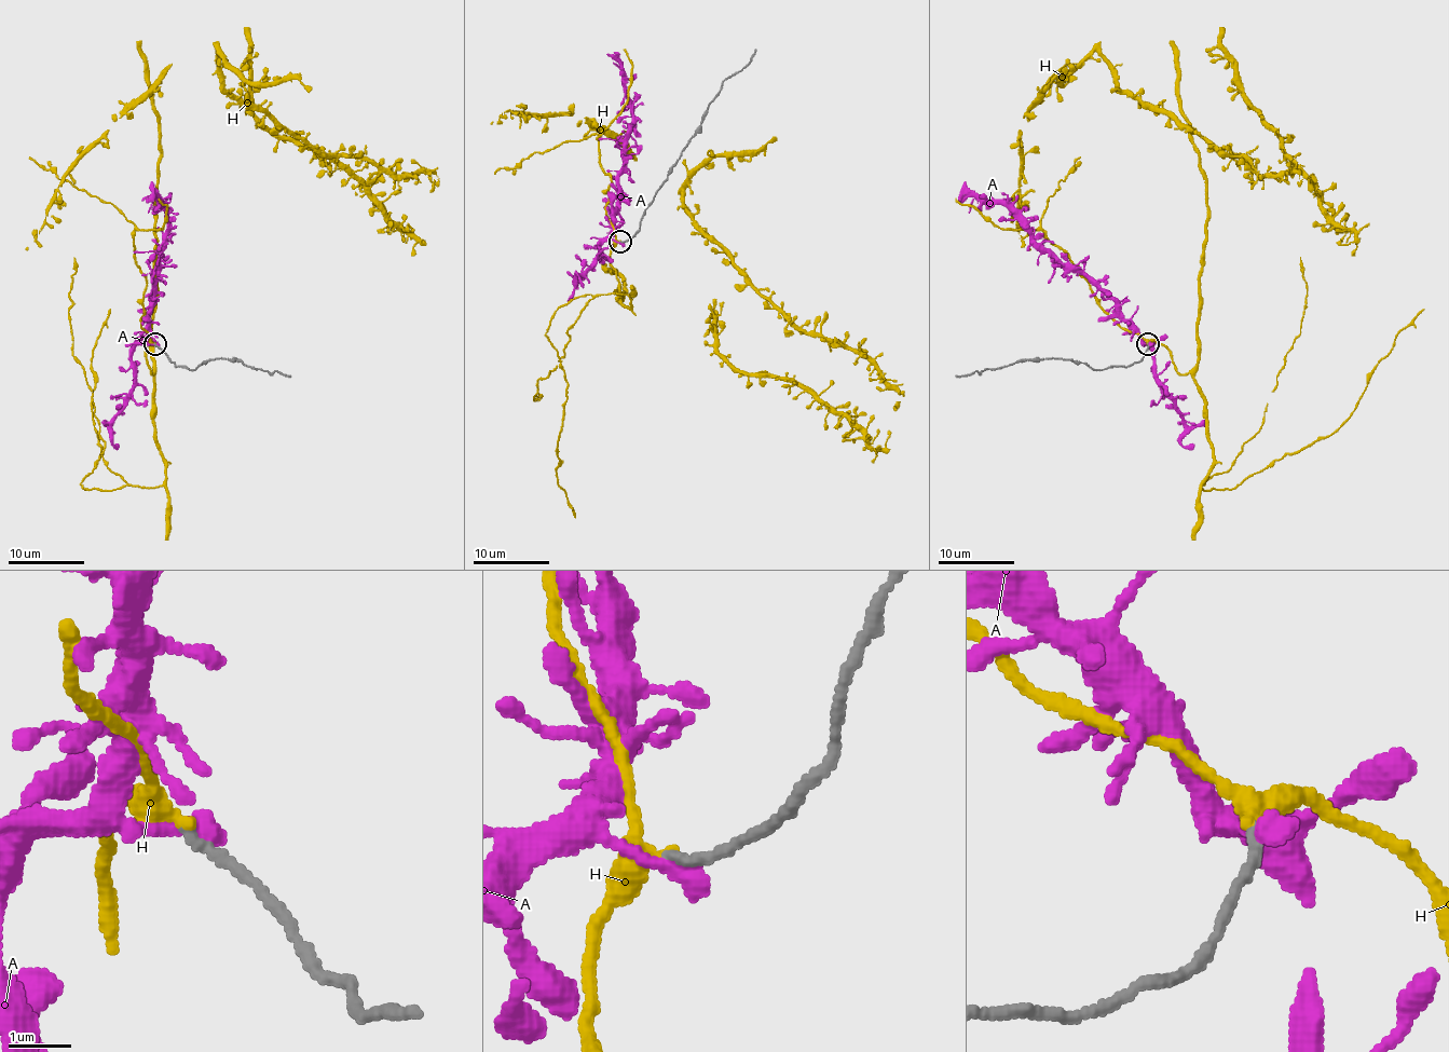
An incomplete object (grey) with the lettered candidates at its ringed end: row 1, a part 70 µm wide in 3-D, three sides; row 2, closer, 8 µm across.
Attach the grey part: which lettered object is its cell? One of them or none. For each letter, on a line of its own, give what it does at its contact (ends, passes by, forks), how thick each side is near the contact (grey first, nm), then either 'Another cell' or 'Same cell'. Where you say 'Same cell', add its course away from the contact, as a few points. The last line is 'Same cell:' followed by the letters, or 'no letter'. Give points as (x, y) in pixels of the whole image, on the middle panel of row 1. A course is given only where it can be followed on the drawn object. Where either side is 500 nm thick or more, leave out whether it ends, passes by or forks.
A: It ends there. Thickness 180 nm (grey) against 360 nm. Another cell
H: It passes by. Thickness 160 nm (grey) against 300 nm. Same cell
Same cell: H

